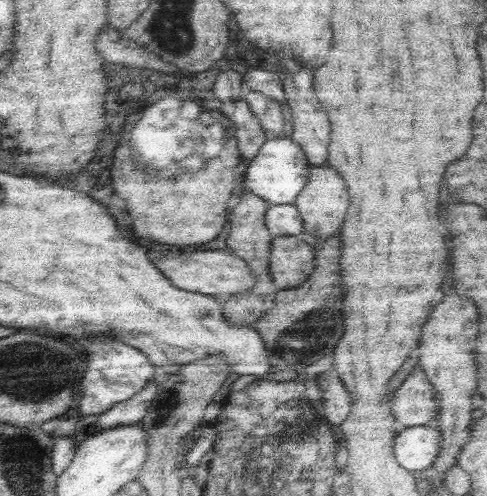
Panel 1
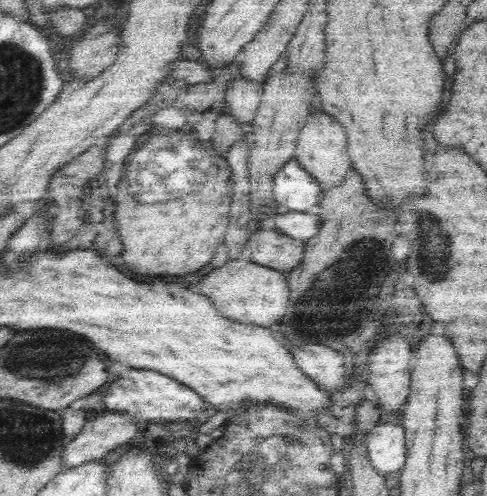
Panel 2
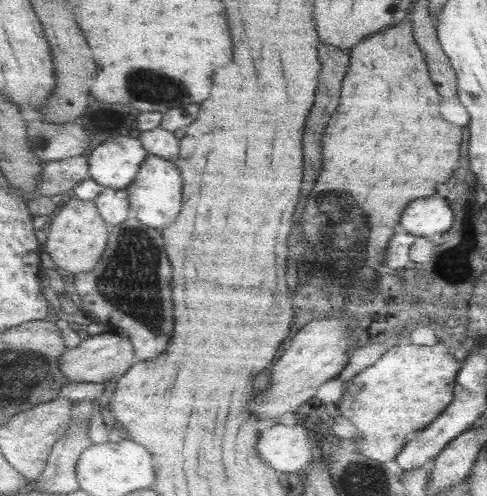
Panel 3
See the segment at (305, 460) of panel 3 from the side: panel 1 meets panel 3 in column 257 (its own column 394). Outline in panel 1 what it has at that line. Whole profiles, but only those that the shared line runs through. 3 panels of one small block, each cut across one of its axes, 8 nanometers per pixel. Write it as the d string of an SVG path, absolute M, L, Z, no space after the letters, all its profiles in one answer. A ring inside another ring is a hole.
M408 426L406 430L396 430L396 440L394 440L394 456L396 462L406 468L408 472L416 470L426 470L432 466L440 438L438 438L438 428L430 426Z

